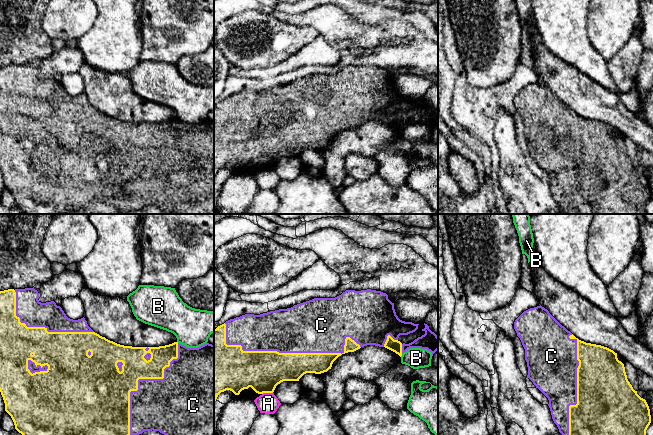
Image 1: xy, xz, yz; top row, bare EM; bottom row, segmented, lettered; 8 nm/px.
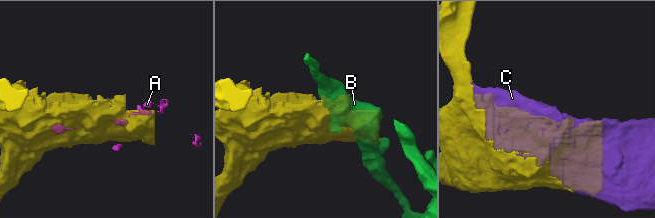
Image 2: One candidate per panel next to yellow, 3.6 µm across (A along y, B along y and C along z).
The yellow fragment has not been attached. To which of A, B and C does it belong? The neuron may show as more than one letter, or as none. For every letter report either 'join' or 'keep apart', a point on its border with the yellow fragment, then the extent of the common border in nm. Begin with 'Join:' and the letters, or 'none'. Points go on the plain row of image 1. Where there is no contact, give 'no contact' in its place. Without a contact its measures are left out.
Join: C
A: keep apart; contact xz (267, 168); length 90 nm
B: keep apart; contact xz (401, 131); length 40 nm
C: join; contact xz (287, 129); length 1100 nm

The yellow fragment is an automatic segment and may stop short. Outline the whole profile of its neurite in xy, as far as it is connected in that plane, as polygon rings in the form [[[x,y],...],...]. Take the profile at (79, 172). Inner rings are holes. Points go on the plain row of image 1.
[[[33,64],[8,65],[0,67],[0,168],[5,179],[5,187],[11,192],[15,205],[24,214],[127,214],[142,210],[144,207],[159,207],[167,214],[214,214],[214,121],[206,119],[198,124],[188,124],[178,118],[159,123],[132,123],[117,120],[95,109],[87,100],[85,94],[78,96],[66,92],[60,82],[54,77],[41,79],[39,69]]]

